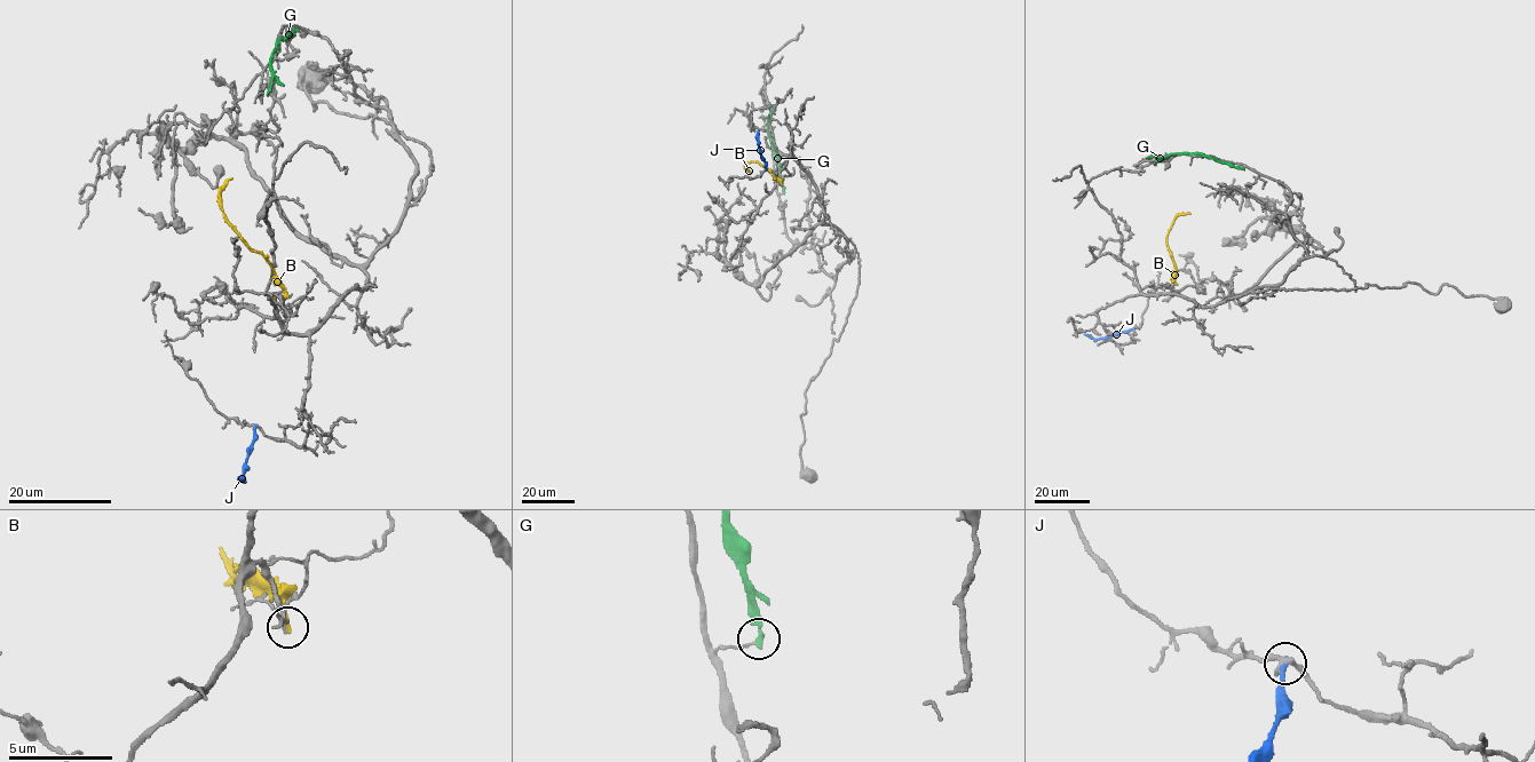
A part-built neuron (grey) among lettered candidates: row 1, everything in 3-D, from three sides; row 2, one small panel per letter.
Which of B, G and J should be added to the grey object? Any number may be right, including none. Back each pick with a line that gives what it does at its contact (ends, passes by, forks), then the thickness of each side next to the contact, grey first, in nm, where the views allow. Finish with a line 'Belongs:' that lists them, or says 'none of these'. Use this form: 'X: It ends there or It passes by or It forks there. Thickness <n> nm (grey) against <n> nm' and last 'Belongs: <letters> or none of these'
Belongs: none of these

